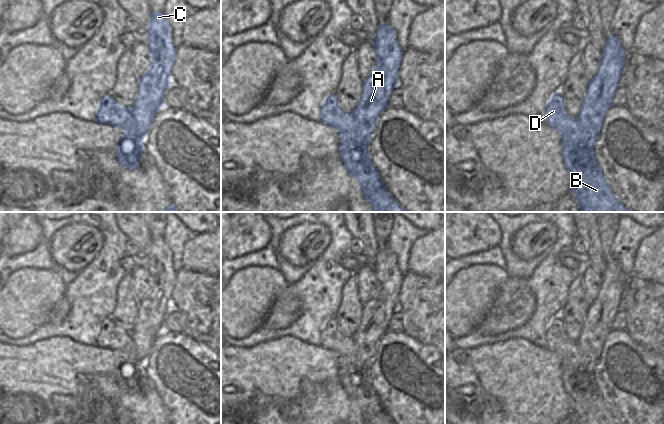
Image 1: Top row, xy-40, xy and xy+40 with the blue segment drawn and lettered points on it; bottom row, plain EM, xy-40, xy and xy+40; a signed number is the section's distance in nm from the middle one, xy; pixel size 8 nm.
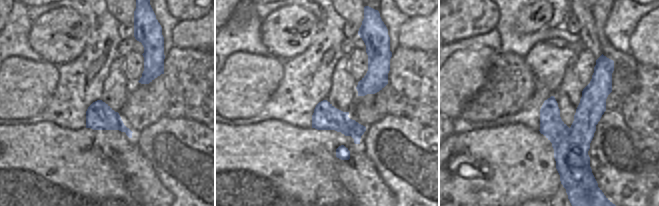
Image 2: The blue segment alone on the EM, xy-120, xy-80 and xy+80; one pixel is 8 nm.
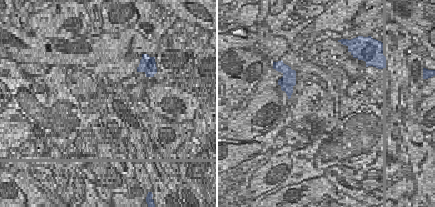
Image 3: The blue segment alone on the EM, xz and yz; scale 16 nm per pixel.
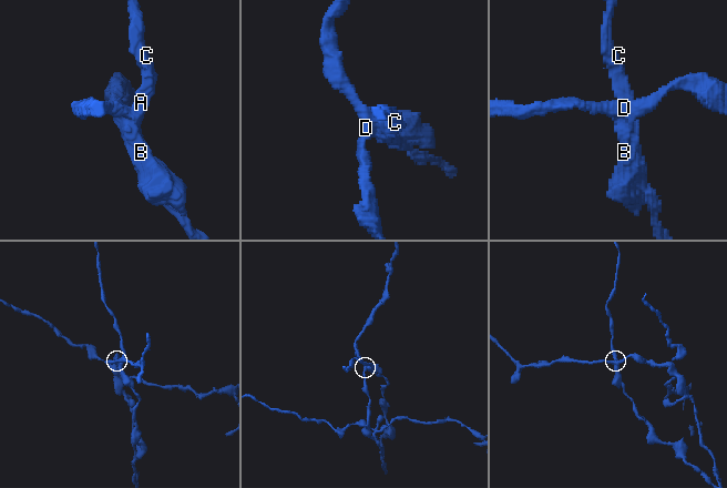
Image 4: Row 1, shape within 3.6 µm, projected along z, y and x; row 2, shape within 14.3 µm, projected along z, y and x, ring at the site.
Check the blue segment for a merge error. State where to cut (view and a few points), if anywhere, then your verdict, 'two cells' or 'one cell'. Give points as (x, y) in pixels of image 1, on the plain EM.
xy (352, 337), (355, 364), (346, 367), (340, 378) | two cells

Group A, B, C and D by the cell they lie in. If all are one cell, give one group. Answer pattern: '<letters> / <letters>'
A B C / D

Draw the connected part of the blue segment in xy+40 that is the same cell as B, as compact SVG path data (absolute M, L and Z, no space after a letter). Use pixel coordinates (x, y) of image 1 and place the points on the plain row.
M612 257L611 262L606 262L606 269L602 273L602 283L600 291L596 299L588 306L586 319L582 327L582 331L578 337L578 347L580 349L580 367L571 378L562 378L564 391L570 399L570 409L577 424L618 424L610 413L602 393L598 389L596 379L594 377L594 369L598 363L598 359L602 353L602 347L608 333L612 330L612 323L616 313L621 309L620 301L623 296L624 286L626 284L626 275L622 271L618 262Z

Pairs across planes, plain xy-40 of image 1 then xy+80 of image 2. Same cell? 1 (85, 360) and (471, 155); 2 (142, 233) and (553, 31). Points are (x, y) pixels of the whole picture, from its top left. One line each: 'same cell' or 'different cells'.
1: same cell
2: different cells

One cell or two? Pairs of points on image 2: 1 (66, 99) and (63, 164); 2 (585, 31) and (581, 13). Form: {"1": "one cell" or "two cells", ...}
{"1": "two cells", "2": "one cell"}

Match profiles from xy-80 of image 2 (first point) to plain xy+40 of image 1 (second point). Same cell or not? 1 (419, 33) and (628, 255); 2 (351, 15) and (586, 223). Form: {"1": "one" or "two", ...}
{"1": "two", "2": "one"}

